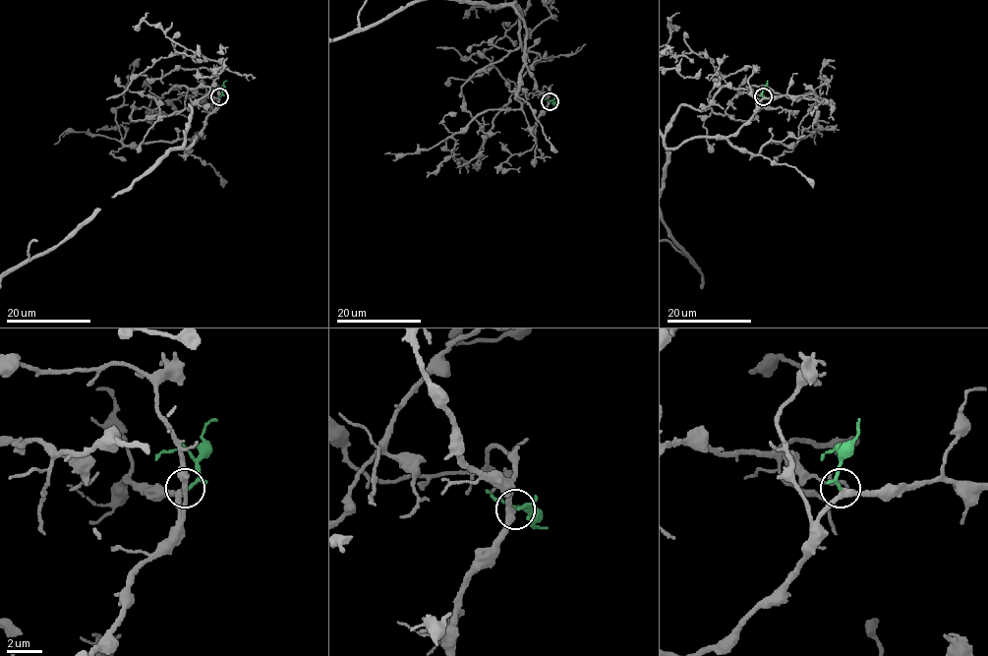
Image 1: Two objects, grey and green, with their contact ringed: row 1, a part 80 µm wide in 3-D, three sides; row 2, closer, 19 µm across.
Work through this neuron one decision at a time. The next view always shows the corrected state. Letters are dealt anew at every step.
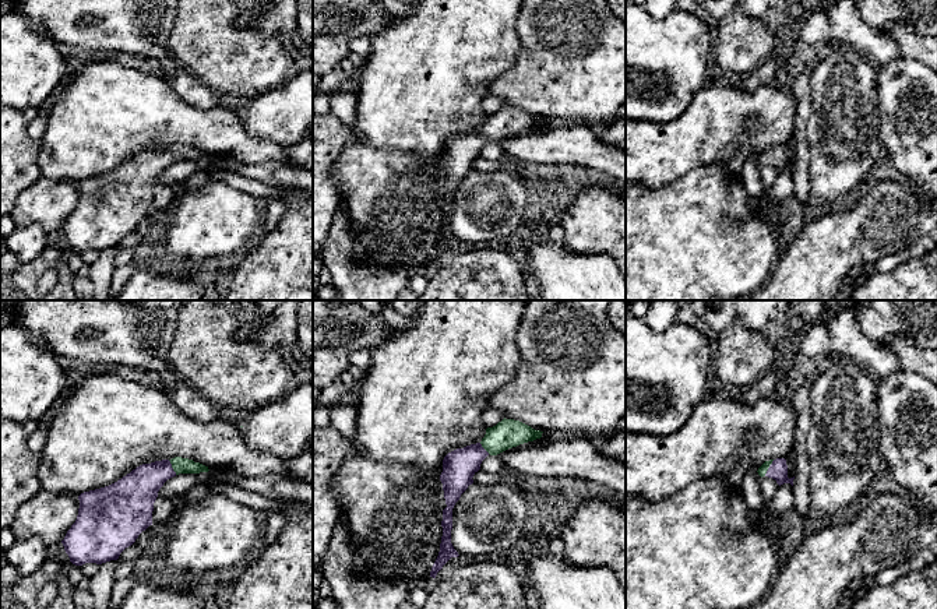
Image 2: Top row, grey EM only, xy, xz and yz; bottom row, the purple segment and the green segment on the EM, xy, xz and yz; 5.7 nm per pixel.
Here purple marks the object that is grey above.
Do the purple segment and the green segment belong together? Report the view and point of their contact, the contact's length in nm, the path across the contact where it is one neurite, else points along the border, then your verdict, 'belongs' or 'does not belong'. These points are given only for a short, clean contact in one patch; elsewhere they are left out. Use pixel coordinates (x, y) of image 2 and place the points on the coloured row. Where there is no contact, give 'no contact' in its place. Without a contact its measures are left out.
contact yz (768, 468); length 110 nm; way yz (778, 470), (768, 468), (763, 470); belongs

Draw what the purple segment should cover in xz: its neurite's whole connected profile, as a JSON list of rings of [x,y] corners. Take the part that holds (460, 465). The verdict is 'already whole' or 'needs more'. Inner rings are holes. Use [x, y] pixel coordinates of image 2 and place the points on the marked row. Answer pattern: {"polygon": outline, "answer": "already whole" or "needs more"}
{"polygon": [[[504,418],[496,426],[486,429],[480,443],[457,448],[444,457],[440,480],[447,507],[443,510],[440,552],[431,567],[430,577],[436,578],[451,557],[459,556],[451,543],[452,508],[468,486],[473,483],[472,478],[480,469],[482,461],[489,454],[497,455],[508,448],[540,439],[542,433],[519,420]]], "answer": "needs more"}

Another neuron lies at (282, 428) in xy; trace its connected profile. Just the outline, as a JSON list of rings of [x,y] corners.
[[[292,384],[285,395],[257,408],[242,427],[249,447],[257,453],[272,454],[282,462],[300,455],[313,439],[313,384]]]

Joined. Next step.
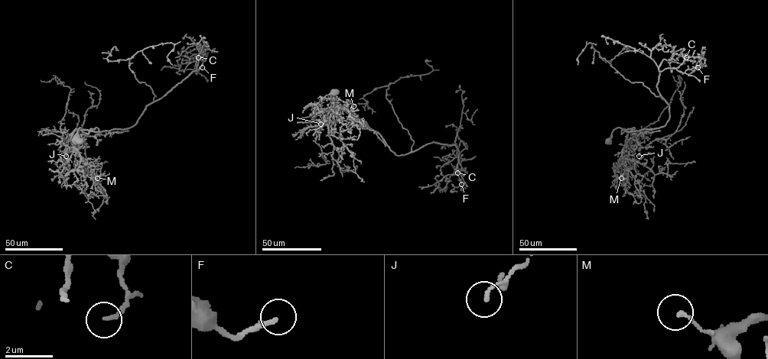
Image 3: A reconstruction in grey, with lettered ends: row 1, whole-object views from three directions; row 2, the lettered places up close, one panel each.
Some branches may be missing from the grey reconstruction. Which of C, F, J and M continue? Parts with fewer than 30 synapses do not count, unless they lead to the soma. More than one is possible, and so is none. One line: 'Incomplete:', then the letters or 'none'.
Incomplete: none

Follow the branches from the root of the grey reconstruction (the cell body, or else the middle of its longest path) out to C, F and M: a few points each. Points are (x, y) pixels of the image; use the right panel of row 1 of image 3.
C: (608, 141), (618, 127), (639, 130), (665, 124), (669, 106), (657, 87), (659, 64), (674, 54), (686, 57)
F: (608, 141), (618, 127), (663, 127), (669, 106), (657, 87), (659, 71), (698, 67)
M: (608, 141), (616, 128), (627, 132), (622, 160), (628, 171), (628, 178), (621, 178)

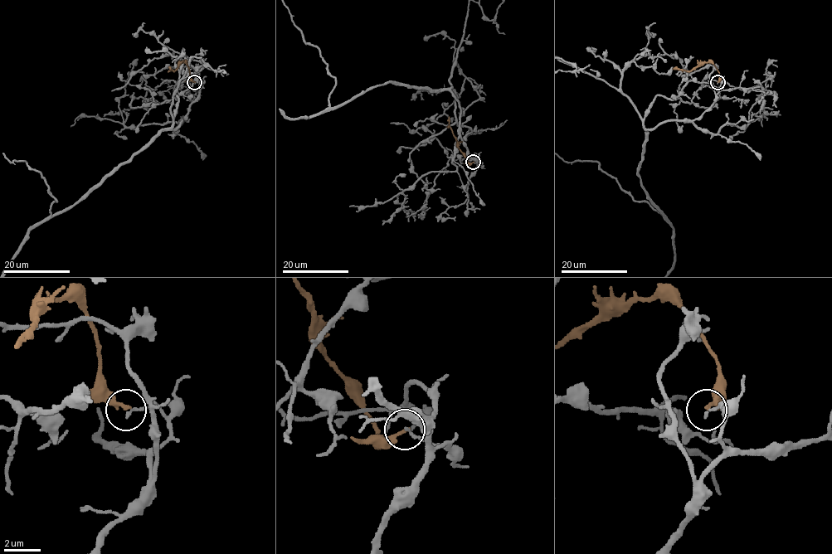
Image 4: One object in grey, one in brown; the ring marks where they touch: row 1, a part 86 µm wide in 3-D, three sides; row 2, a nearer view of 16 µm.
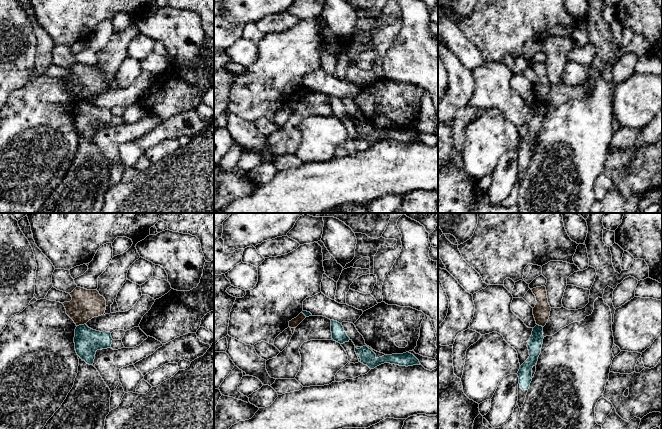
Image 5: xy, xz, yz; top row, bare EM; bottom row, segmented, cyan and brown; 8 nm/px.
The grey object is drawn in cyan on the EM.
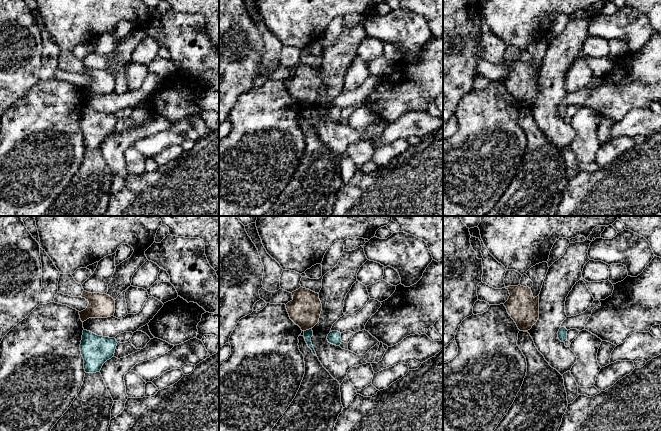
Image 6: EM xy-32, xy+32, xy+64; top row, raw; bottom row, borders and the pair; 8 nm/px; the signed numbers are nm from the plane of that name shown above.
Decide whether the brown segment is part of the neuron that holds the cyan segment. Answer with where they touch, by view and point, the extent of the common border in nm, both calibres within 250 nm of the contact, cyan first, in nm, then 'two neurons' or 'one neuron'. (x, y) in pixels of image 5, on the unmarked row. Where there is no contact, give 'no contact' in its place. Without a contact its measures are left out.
xy (81, 101) | 80 nm | 220/240 nm | two neurons

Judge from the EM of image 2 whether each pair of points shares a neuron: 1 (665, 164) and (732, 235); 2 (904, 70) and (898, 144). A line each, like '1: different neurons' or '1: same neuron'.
1: different neurons
2: same neuron

